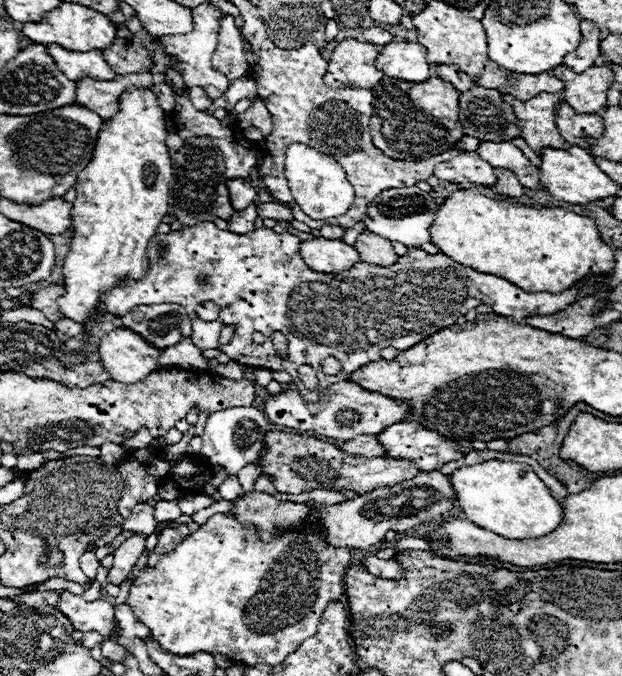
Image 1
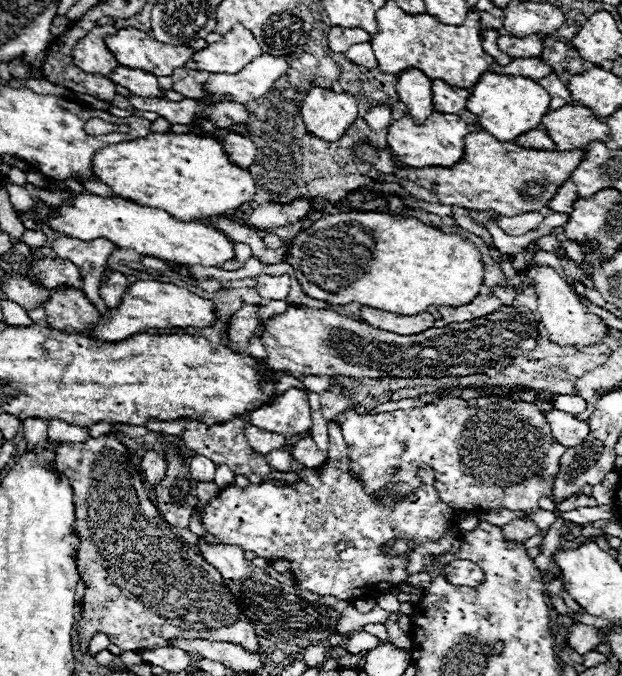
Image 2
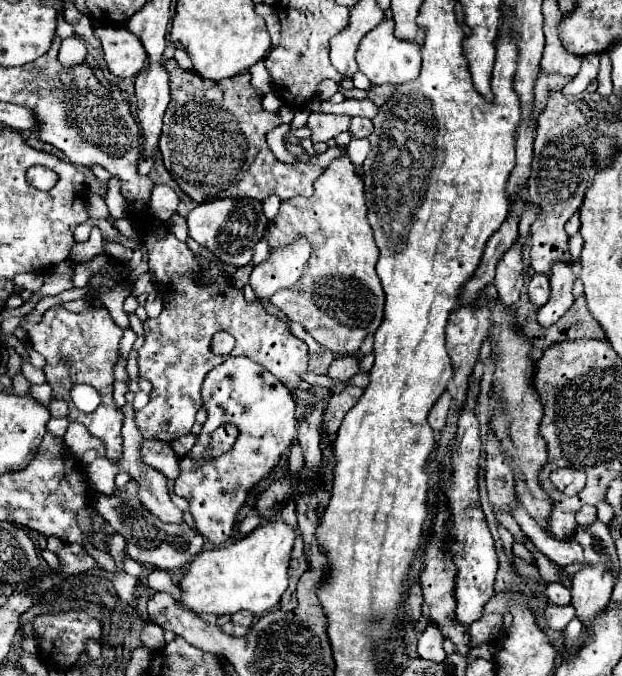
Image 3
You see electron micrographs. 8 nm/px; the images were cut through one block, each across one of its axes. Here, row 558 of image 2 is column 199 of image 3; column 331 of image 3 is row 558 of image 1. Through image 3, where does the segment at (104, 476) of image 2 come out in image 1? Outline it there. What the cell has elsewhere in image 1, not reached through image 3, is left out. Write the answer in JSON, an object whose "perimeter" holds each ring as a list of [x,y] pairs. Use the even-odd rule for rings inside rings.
{"perimeter":[[[178,526],[178,528],[166,528],[160,538],[158,538],[158,546],[150,552],[148,556],[148,566],[156,566],[160,562],[162,556],[166,556],[168,552],[172,552],[182,540],[186,540],[190,536],[188,526]]]}

